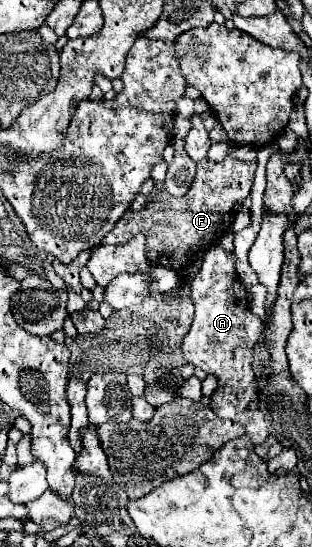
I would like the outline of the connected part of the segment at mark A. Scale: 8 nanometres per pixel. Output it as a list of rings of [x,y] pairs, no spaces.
[[[212,245],[204,253],[204,263],[192,281],[192,301],[196,307],[194,321],[190,331],[182,341],[184,359],[204,369],[208,375],[218,379],[218,387],[210,397],[210,409],[228,421],[236,421],[250,435],[254,445],[266,441],[266,419],[258,409],[258,391],[256,391],[256,365],[254,365],[254,347],[258,335],[262,337],[262,319],[248,309],[246,289],[236,277],[236,255],[224,251],[218,245]]]

